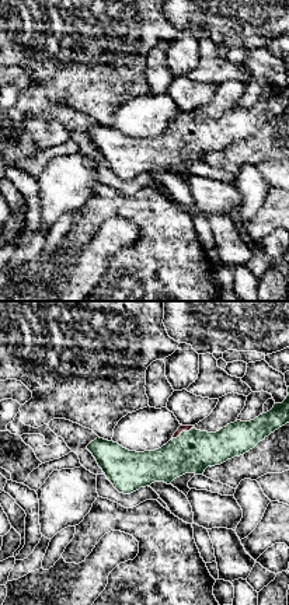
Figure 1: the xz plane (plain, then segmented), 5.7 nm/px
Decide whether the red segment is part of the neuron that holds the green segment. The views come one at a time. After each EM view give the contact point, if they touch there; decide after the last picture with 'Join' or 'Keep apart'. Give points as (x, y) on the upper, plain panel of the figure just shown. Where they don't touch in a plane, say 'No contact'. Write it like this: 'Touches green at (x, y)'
Touches green at (183, 118)

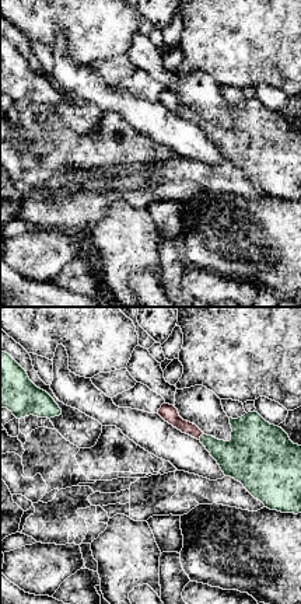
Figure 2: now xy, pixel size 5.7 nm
Touches green at (200, 122)

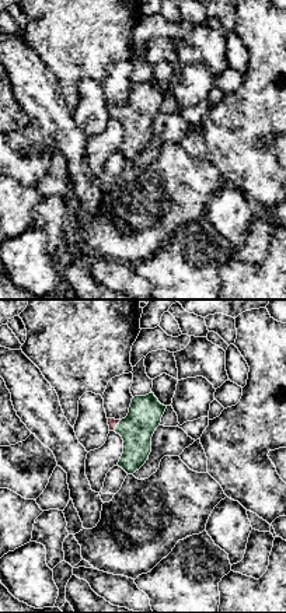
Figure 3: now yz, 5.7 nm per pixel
Touches green at (117, 112)

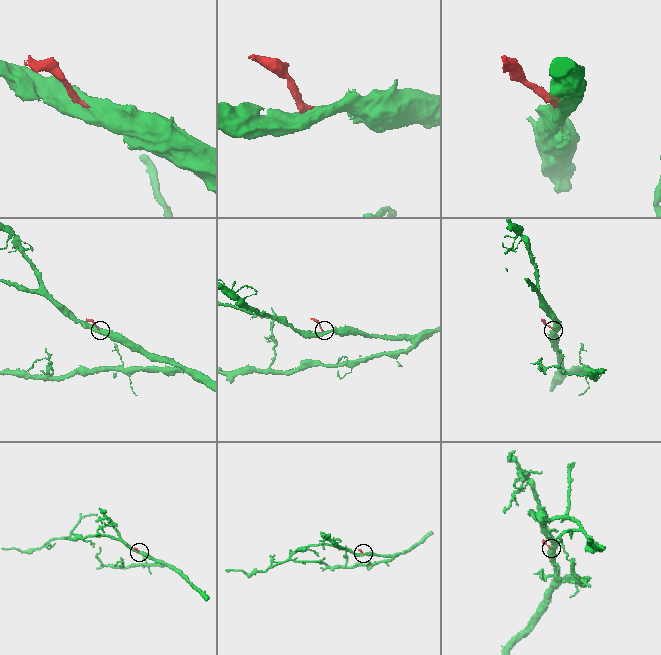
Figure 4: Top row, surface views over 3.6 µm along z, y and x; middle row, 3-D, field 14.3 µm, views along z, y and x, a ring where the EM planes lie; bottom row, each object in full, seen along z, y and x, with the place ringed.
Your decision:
Join

